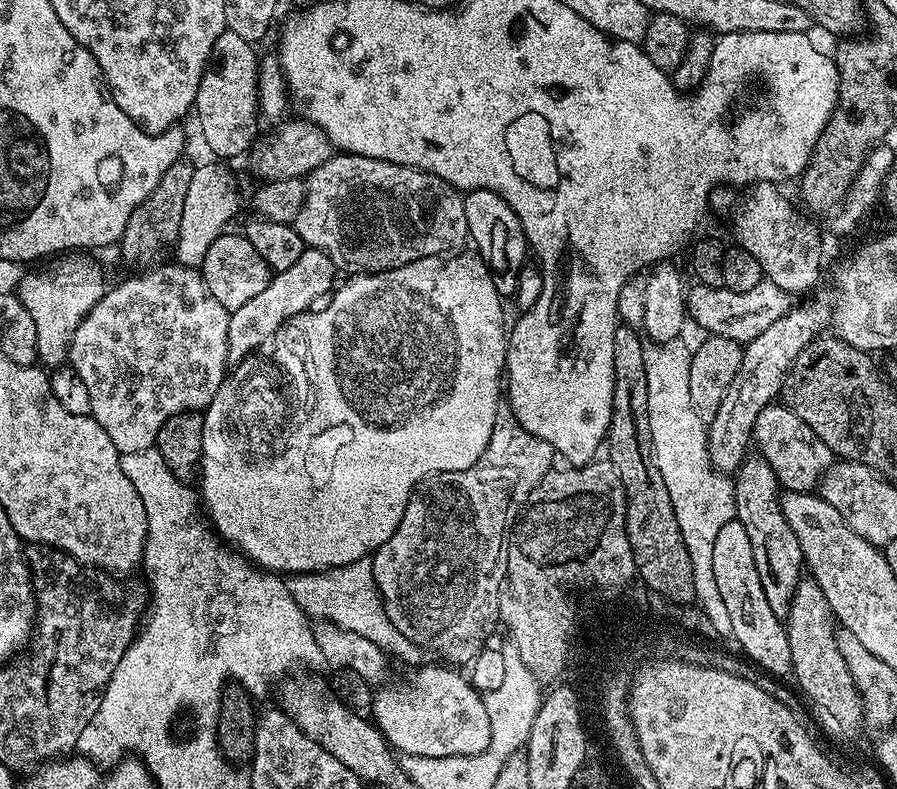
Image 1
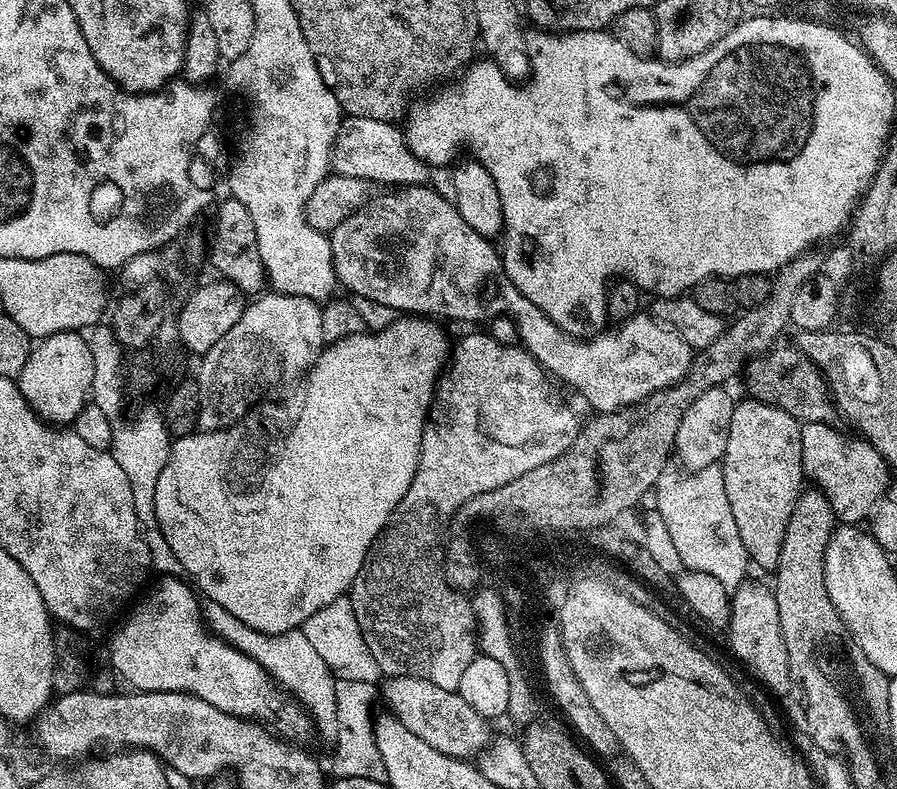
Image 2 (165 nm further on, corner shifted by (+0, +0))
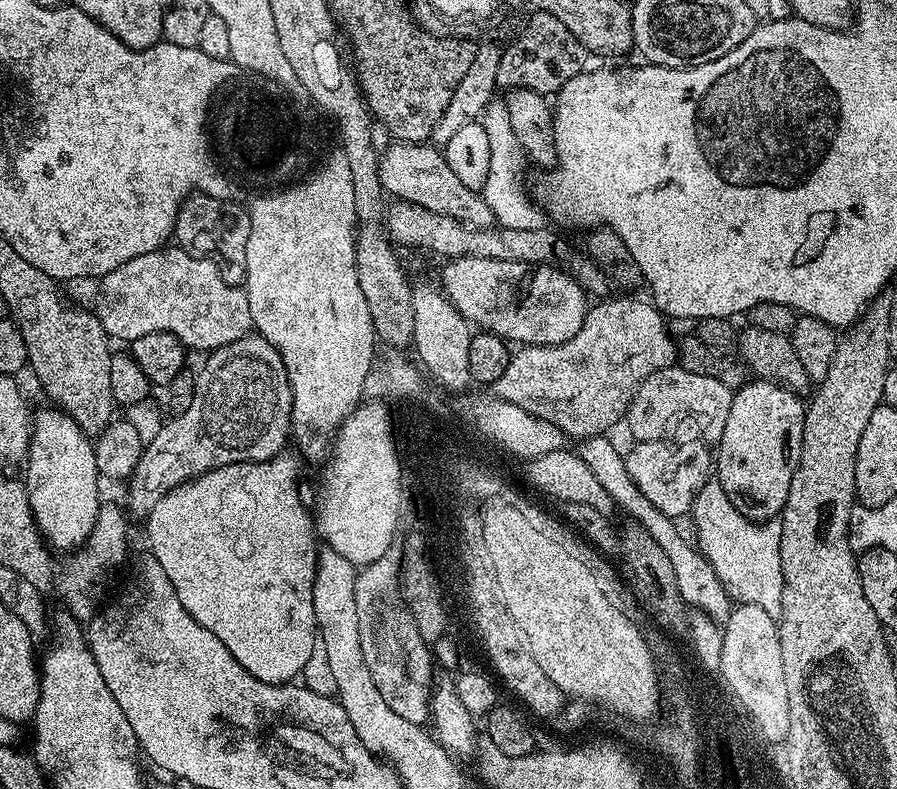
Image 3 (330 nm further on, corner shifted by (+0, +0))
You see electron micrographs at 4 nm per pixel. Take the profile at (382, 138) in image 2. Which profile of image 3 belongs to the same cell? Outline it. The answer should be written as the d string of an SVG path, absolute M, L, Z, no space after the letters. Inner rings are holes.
M392 142L388 149L379 153L381 186L389 197L417 204L438 214L446 214L472 228L491 228L496 224L490 206L477 189L465 186L446 162L443 151L429 143L406 144Z

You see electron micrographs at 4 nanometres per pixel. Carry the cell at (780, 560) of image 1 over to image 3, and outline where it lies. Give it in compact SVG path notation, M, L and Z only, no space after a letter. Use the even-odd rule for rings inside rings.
M752 378L742 387L735 389L730 418L726 418L726 426L718 441L720 449L715 449L714 452L714 478L746 518L775 521L786 506L786 494L790 494L790 482L802 454L805 407L805 401L797 393L777 384L775 380Z

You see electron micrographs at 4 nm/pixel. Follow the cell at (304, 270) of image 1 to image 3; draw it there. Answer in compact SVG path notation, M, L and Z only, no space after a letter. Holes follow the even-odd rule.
M249 334L216 348L203 360L205 362L202 370L197 371L194 399L190 402L189 409L180 416L167 419L161 425L158 434L145 445L128 480L128 504L131 510L140 516L147 515L170 489L184 484L193 476L198 476L204 468L230 462L232 458L264 458L272 454L284 438L290 400L286 388L289 378L281 354L272 343L262 335Z

